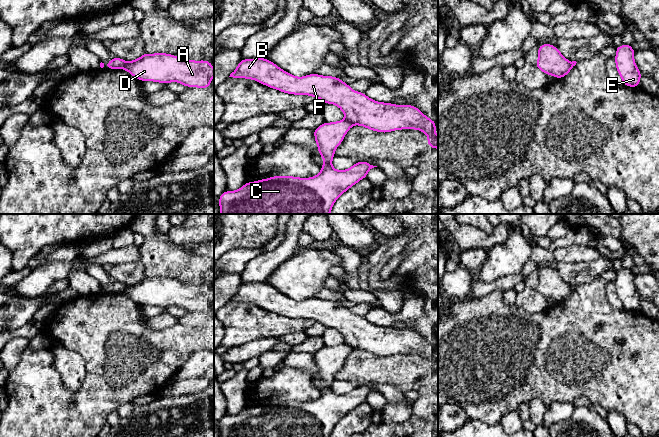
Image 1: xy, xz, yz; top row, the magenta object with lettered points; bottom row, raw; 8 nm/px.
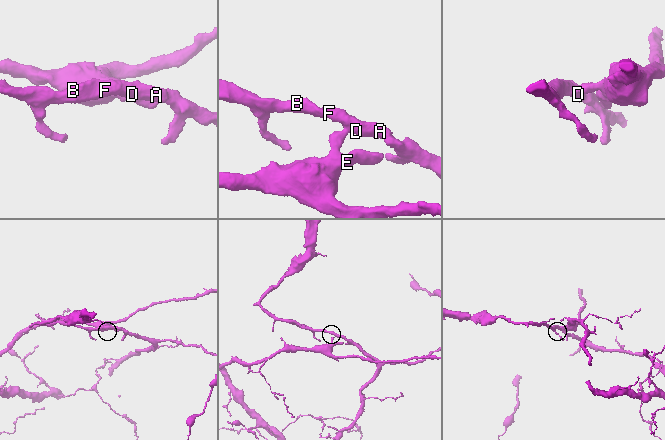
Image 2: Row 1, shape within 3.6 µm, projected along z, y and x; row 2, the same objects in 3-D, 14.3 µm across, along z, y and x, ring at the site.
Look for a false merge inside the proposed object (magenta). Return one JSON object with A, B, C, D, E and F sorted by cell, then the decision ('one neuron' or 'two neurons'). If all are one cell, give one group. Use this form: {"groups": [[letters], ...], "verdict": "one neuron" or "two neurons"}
{"groups": [["A", "B", "D", "F"], ["C", "E"]], "verdict": "two neurons"}

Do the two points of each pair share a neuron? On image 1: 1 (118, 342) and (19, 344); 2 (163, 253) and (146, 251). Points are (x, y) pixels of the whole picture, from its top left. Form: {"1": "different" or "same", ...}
{"1": "different", "2": "same"}

